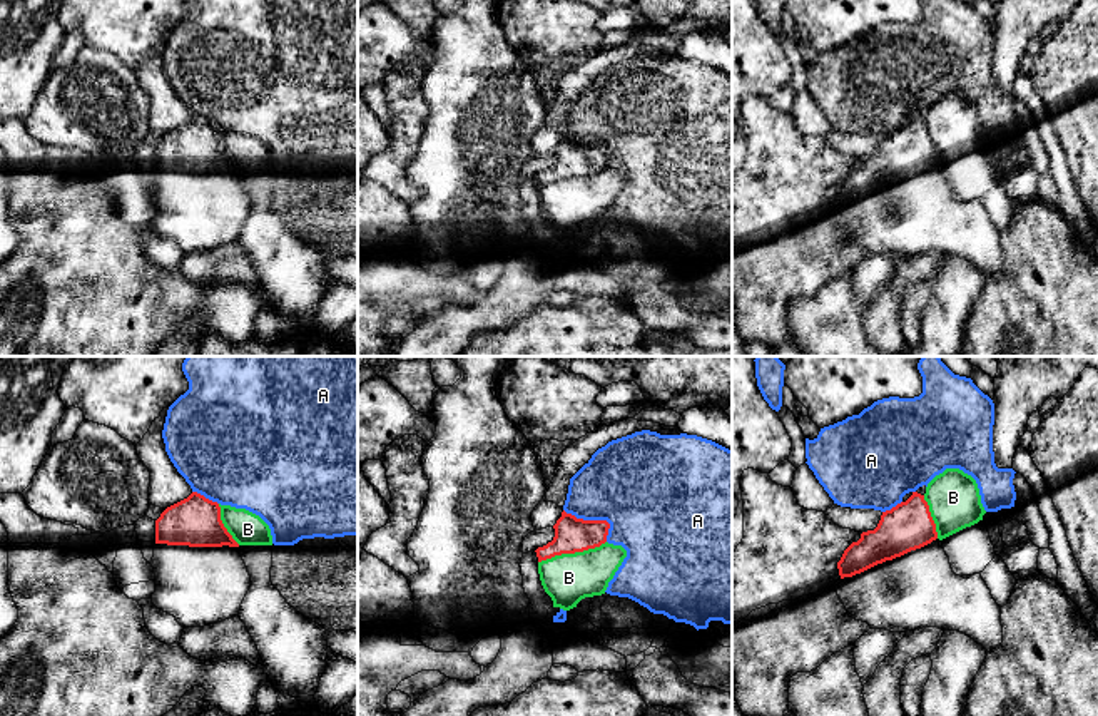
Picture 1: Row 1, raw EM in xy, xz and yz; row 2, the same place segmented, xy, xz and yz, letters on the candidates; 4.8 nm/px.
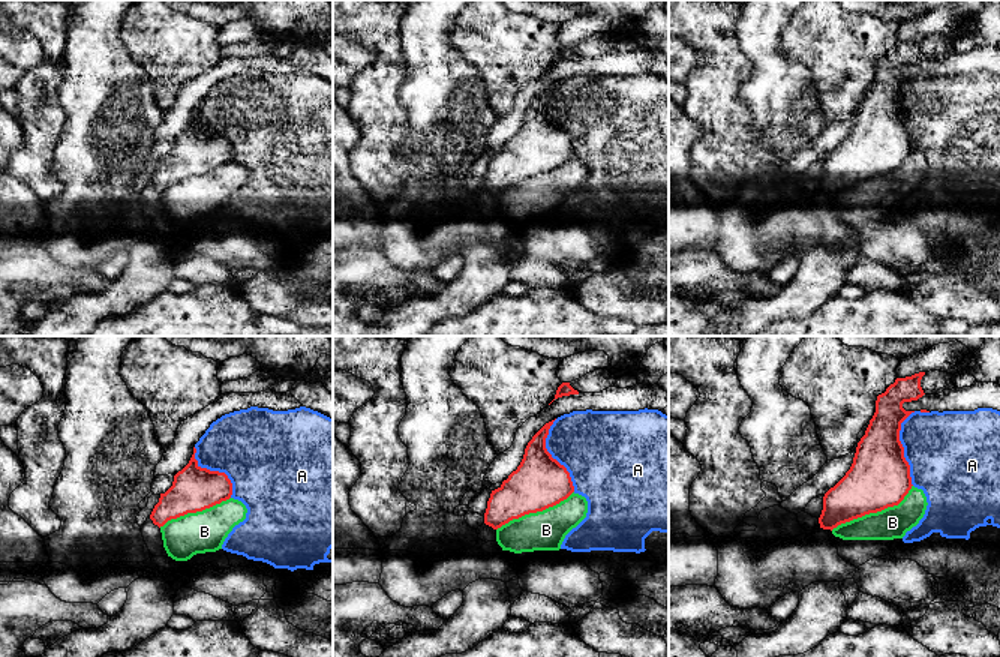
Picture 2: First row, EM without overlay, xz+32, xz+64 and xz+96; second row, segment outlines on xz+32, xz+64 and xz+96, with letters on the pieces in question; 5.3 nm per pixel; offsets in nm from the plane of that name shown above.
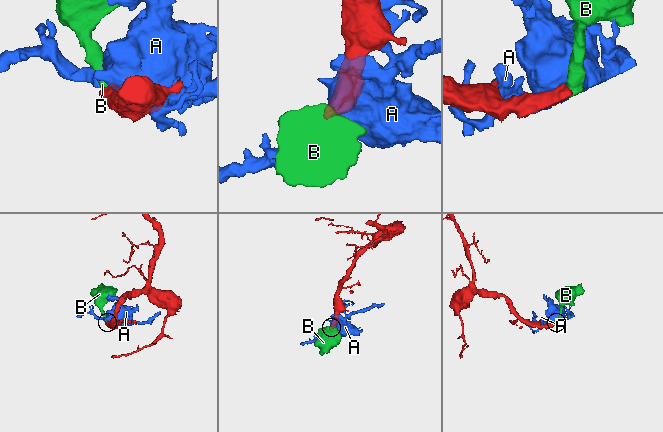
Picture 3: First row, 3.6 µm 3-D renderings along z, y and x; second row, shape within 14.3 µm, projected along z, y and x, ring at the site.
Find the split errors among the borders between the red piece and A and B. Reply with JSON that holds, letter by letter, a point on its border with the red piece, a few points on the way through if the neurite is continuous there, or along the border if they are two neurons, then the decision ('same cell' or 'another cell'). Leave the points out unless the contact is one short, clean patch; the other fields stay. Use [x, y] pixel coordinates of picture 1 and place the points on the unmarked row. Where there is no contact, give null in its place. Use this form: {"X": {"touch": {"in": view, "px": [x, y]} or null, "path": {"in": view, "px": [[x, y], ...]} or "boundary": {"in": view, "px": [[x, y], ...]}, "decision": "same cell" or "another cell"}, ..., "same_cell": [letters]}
{"A": {"touch": {"in": "xz", "px": [595, 146]}, "decision": "another cell"}, "B": {"touch": {"in": "xz", "px": [572, 178]}, "decision": "another cell"}, "same_cell": []}

